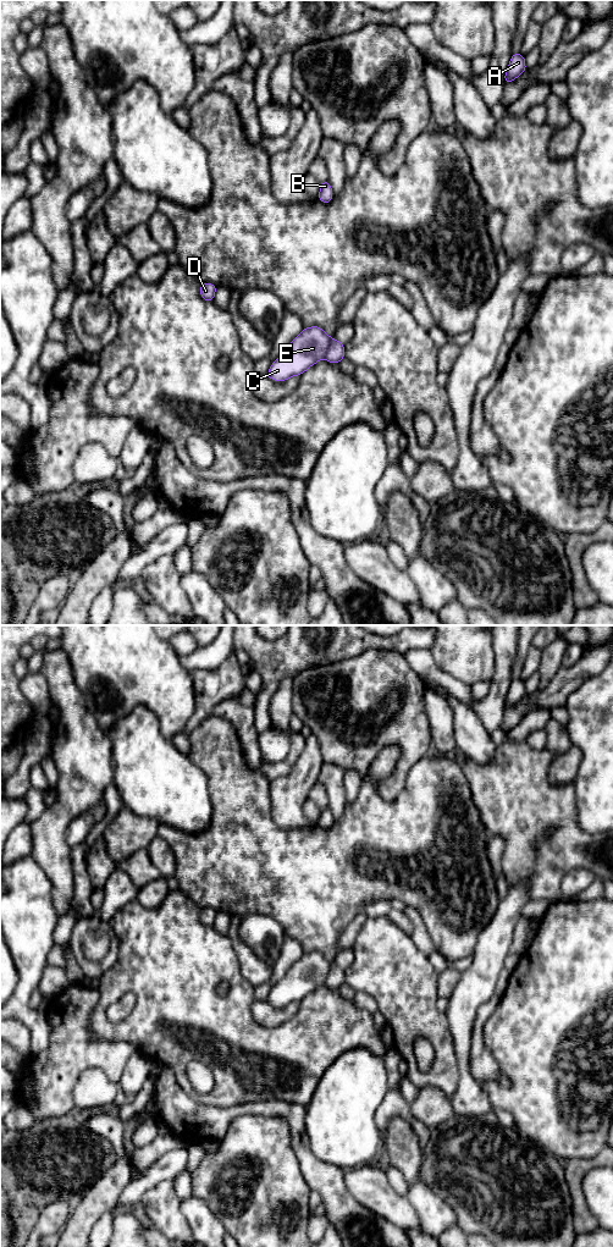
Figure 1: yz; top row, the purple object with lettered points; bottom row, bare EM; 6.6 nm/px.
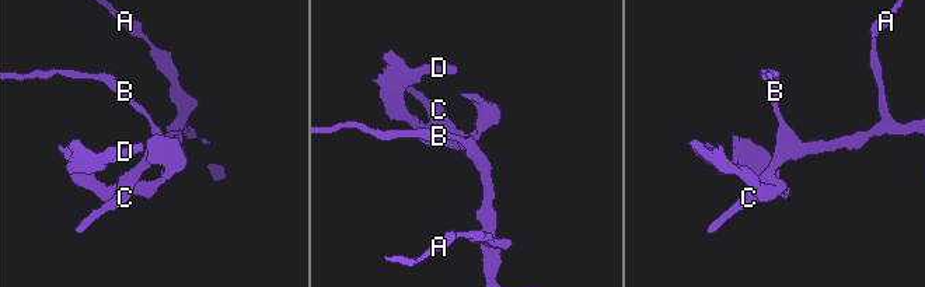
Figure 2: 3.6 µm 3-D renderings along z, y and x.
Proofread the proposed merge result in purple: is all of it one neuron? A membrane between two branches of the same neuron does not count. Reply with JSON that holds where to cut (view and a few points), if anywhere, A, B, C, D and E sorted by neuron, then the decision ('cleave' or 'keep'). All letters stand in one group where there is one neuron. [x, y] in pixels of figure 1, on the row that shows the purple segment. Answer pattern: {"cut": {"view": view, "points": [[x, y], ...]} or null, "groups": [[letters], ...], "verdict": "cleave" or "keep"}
{"cut": {"view": "yz", "points": [[332, 338], [324, 357]]}, "groups": [["A", "B", "C", "E"], ["D"]], "verdict": "cleave"}

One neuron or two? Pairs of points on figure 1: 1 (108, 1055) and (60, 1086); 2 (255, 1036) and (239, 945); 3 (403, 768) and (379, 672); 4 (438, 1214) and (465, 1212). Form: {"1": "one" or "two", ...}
{"1": "one", "2": "two", "3": "one", "4": "two"}

